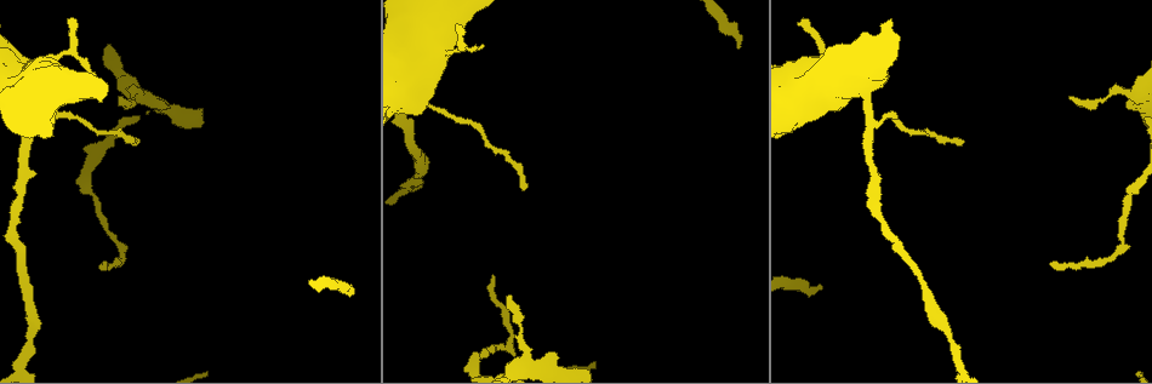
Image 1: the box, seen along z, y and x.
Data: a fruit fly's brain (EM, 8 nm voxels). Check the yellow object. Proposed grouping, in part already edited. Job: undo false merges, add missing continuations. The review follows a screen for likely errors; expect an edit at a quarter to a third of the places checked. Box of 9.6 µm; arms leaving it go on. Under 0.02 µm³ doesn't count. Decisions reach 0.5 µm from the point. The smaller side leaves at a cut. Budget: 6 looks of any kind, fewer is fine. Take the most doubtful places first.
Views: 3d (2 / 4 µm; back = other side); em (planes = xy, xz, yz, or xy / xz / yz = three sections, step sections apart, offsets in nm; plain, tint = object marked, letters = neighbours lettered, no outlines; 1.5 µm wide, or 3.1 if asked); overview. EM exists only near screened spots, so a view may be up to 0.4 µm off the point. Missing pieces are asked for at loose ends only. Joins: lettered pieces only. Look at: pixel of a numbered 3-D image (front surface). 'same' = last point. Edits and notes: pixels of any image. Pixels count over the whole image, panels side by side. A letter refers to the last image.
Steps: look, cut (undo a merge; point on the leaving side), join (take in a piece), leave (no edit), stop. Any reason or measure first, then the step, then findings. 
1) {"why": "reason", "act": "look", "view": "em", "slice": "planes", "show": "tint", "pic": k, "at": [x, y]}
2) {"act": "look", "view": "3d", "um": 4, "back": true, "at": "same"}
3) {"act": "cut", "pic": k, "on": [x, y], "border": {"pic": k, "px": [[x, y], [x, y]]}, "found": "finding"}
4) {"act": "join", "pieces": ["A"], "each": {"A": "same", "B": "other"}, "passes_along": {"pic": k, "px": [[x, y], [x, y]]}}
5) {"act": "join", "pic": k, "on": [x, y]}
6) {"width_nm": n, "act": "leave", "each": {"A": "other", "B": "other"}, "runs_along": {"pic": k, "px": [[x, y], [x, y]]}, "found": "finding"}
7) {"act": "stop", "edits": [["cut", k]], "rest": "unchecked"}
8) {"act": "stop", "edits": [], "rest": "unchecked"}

{"why": "an open end", "act": "look", "view": "em", "slice": "planes", "show": "letters", "pic": 1, "at": [800, 21]}

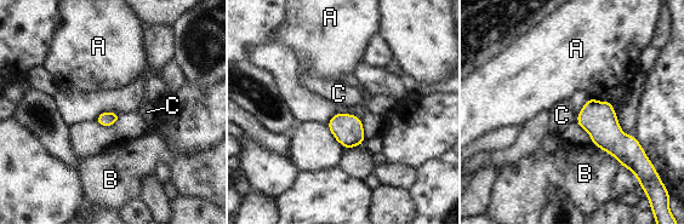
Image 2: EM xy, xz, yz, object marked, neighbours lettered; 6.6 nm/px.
{"act": "join", "pieces": ["C"], "each": {"A": "other", "B": "other", "C": "same"}, "passes_along": {"pic": 2, "px": [[597, 118], [577, 119], [562, 115]]}, "found": "it goes on there"}

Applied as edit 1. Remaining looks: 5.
{"why": "narrows sharply", "act": "look", "view": "em", "slice": "planes", "show": "tint", "pic": 1, "at": [131, 98]}

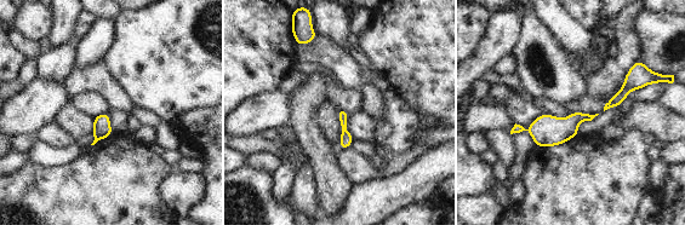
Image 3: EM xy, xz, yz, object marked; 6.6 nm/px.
{"why": "see the neighbours", "act": "look", "view": "em", "slice": "planes", "show": "letters", "at": "same"}

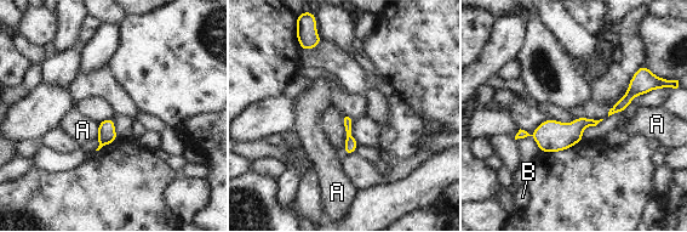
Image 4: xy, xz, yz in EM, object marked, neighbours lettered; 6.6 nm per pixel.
{"act": "leave", "each": {"A": "other", "B": "other"}, "border": {"pic": 4, "px": [[98, 124], [98, 135], [95, 139]]}, "found": "all the same cell"}

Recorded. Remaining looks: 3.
{"why": "long arm stops here", "act": "look", "view": "3d", "um": 2, "pic": 1, "at": [524, 189]}

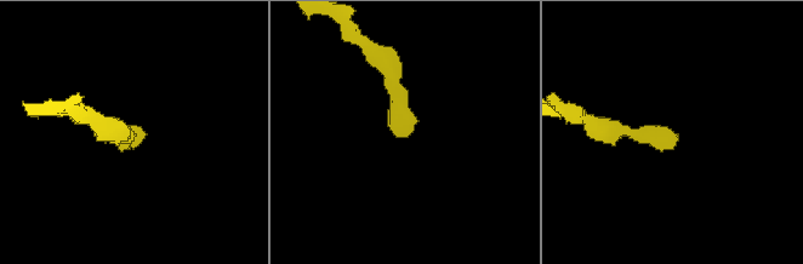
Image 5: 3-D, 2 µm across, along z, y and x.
{"why": "now the EM", "act": "look", "view": "em", "slice": "planes", "show": "letters", "pic": 5, "at": [674, 139]}

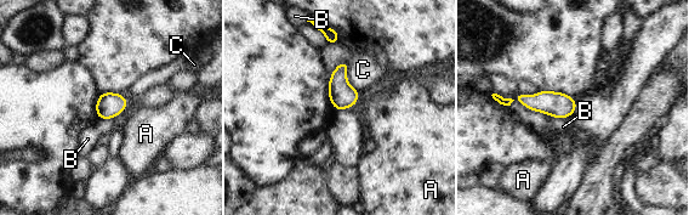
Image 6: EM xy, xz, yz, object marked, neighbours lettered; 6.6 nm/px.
{"width_nm": 170, "act": "leave", "each": {"A": "other", "B": "other", "C": "other"}, "runs_along": {"pic": 6, "px": [[501, 100], [524, 98], [573, 107]]}, "found": "no lettered piece goes on from it"}

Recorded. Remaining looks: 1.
{"act": "stop", "edits": [["join", 2]], "rest": "unchecked"}

